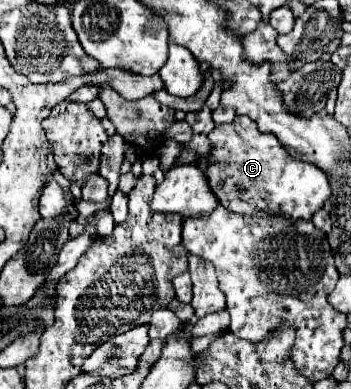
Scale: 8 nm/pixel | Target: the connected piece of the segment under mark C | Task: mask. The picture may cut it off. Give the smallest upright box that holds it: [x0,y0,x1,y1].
[204,117,330,221]

